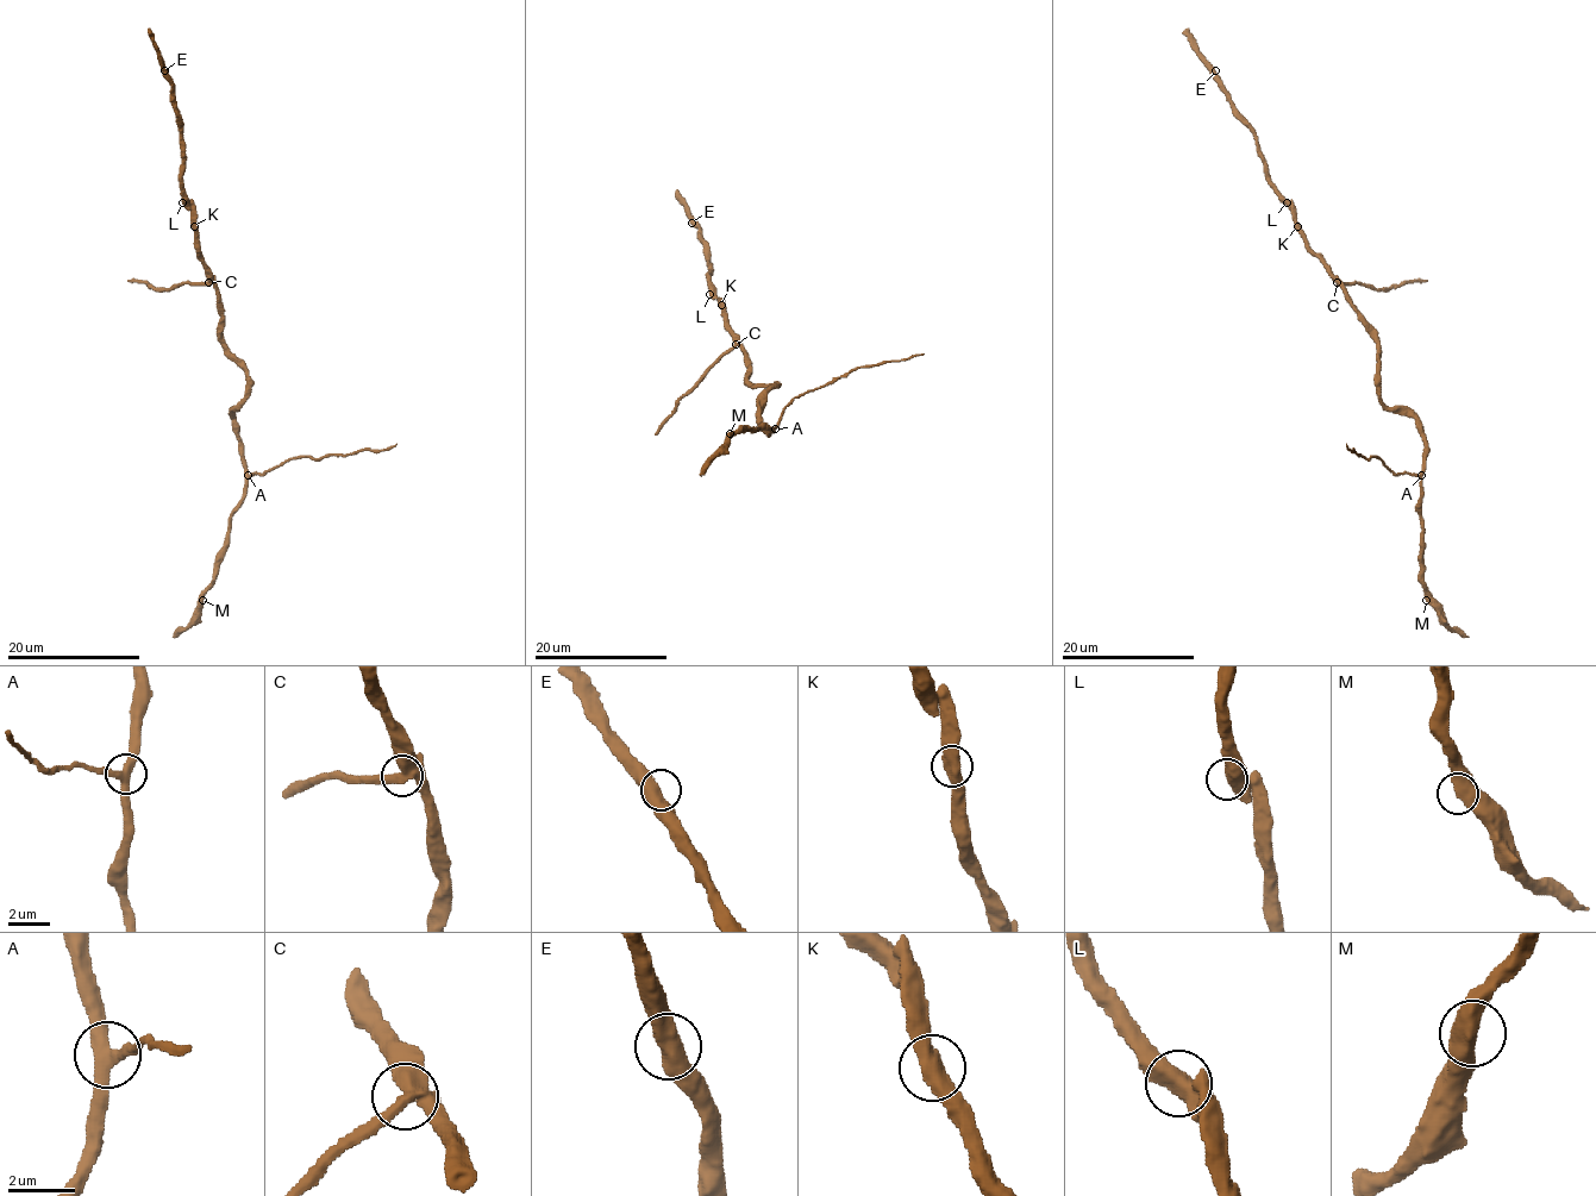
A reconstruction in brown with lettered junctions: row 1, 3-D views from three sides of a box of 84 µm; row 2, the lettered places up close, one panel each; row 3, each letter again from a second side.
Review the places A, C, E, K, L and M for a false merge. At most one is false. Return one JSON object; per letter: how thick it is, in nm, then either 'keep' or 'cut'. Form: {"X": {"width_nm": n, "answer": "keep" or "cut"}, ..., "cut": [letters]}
{"A": {"width_nm": 380, "answer": "keep"}, "C": {"width_nm": 440, "answer": "cut"}, "E": {"width_nm": 500, "answer": "keep"}, "K": {"width_nm": 550, "answer": "keep"}, "L": {"width_nm": 550, "answer": "keep"}, "M": {"width_nm": 480, "answer": "keep"}, "cut": ["C"]}

